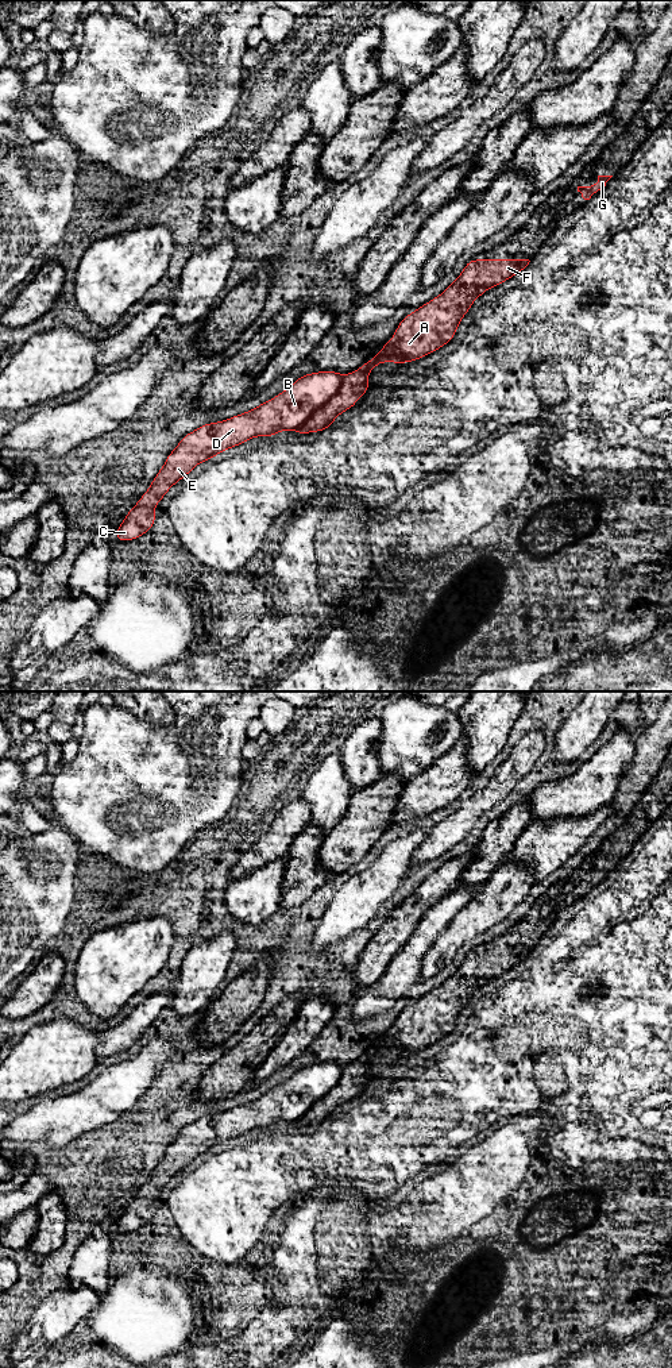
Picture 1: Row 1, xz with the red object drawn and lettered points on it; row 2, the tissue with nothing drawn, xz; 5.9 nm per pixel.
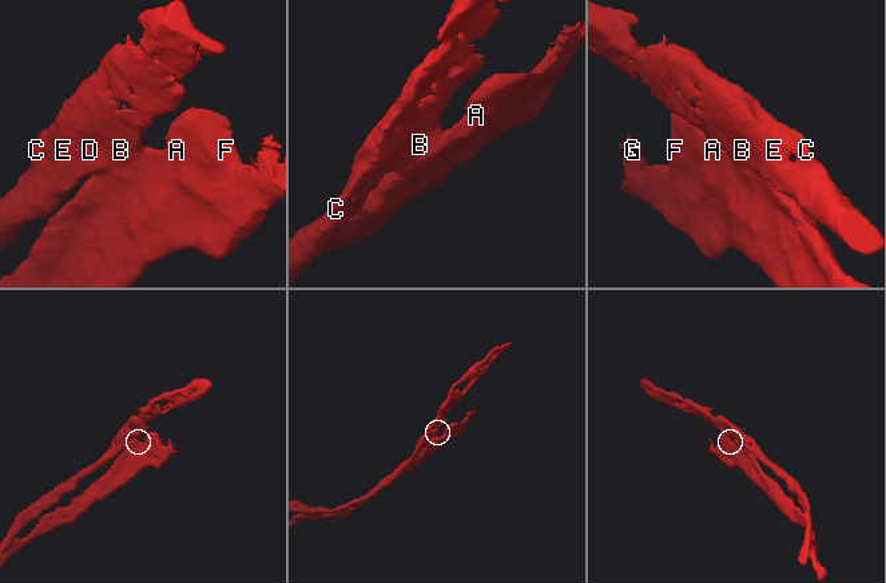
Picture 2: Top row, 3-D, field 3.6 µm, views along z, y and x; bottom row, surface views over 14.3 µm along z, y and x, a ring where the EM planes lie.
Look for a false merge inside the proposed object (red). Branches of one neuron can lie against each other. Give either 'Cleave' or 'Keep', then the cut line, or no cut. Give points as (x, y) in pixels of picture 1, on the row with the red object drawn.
Cleave. Split along xz (344, 376), (340, 388), (297, 430)

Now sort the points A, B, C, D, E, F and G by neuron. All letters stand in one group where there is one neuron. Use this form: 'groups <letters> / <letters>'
groups A F G / B C D E

